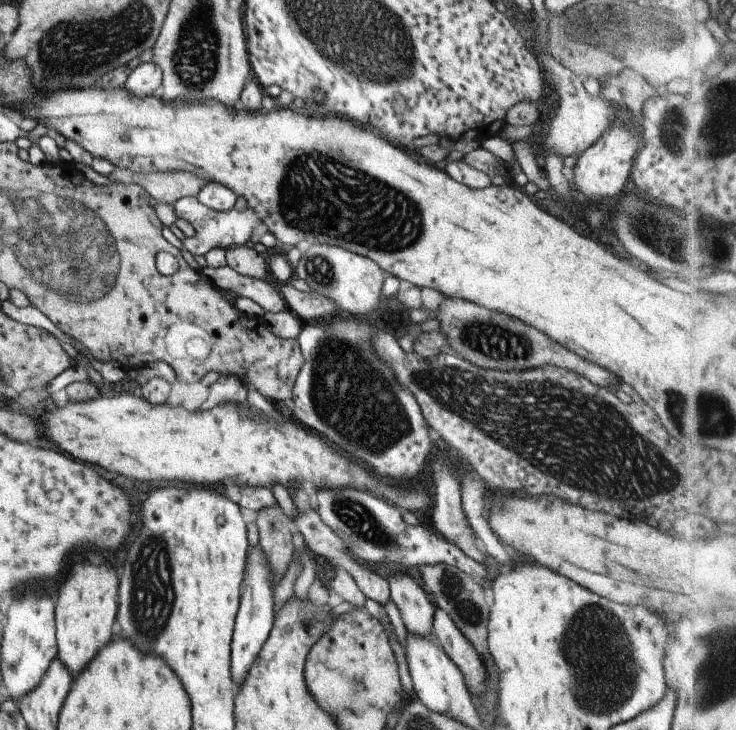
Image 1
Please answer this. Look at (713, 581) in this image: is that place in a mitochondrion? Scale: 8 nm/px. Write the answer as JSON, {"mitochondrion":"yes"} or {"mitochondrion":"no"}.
{"mitochondrion":"no"}

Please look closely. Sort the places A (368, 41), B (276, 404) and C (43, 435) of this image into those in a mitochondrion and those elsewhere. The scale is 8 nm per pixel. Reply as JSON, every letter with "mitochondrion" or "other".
{"A":"mitochondrion","B":"other","C":"other"}

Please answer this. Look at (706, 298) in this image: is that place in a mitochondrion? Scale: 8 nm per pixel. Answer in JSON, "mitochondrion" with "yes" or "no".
{"mitochondrion":"no"}

